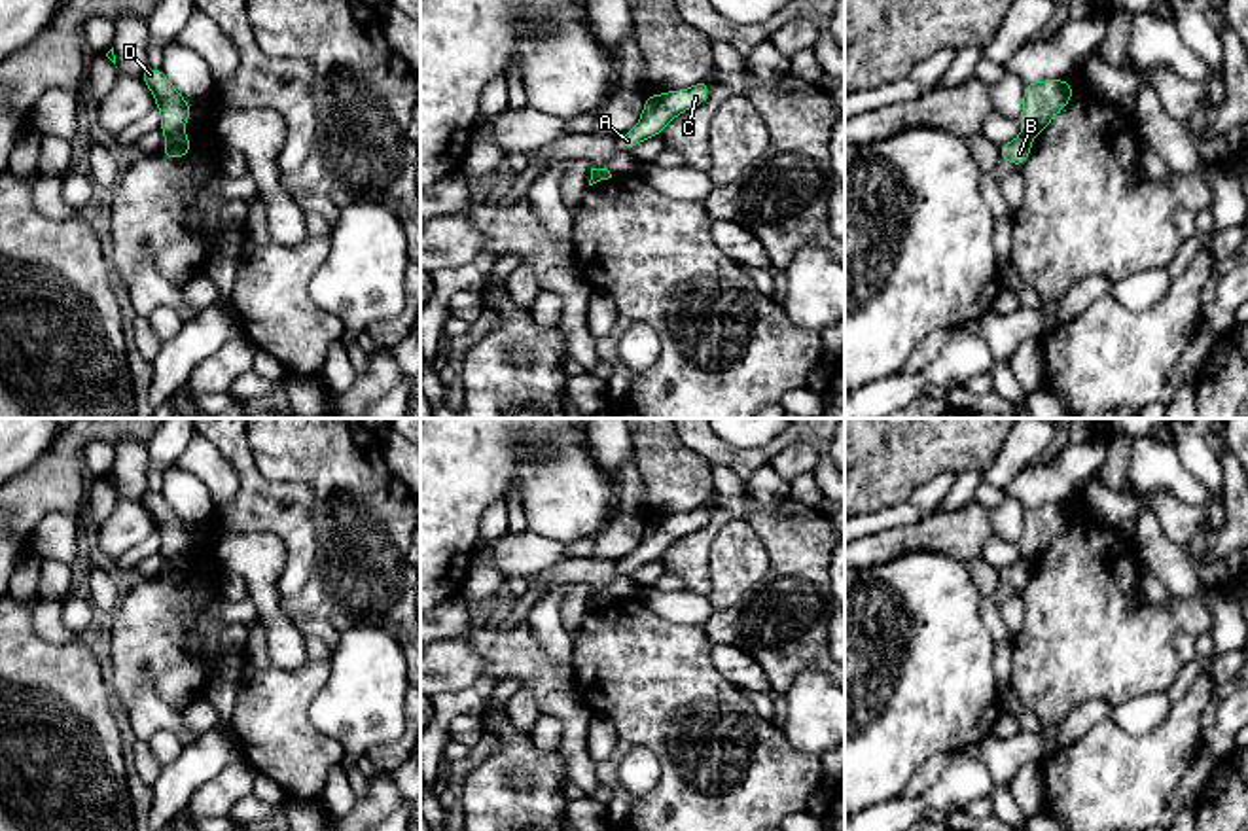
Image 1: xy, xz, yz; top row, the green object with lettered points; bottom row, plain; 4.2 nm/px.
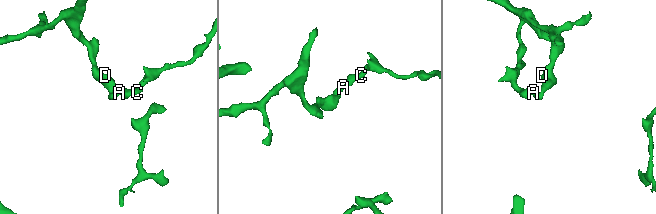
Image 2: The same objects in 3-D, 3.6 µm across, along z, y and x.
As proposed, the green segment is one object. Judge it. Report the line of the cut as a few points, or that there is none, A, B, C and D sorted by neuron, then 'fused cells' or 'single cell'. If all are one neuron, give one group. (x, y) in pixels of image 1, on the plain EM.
cut in xy along (180, 557), (167, 563); A B C / D; fused cells

